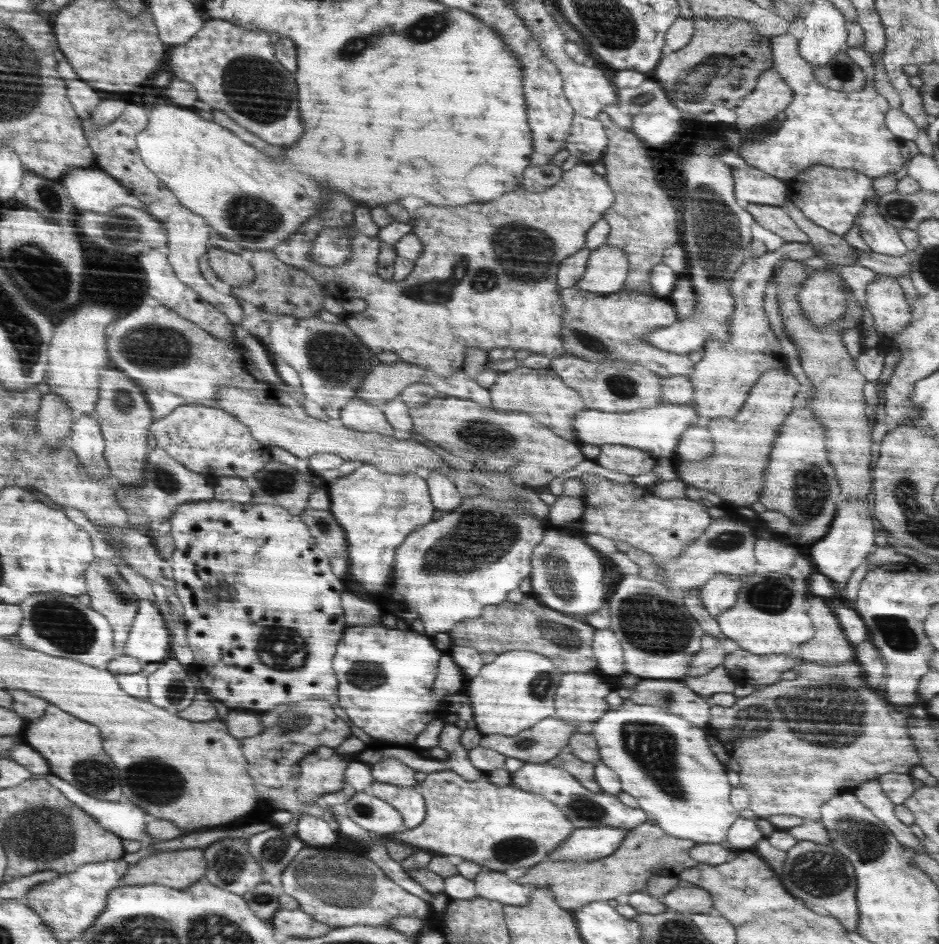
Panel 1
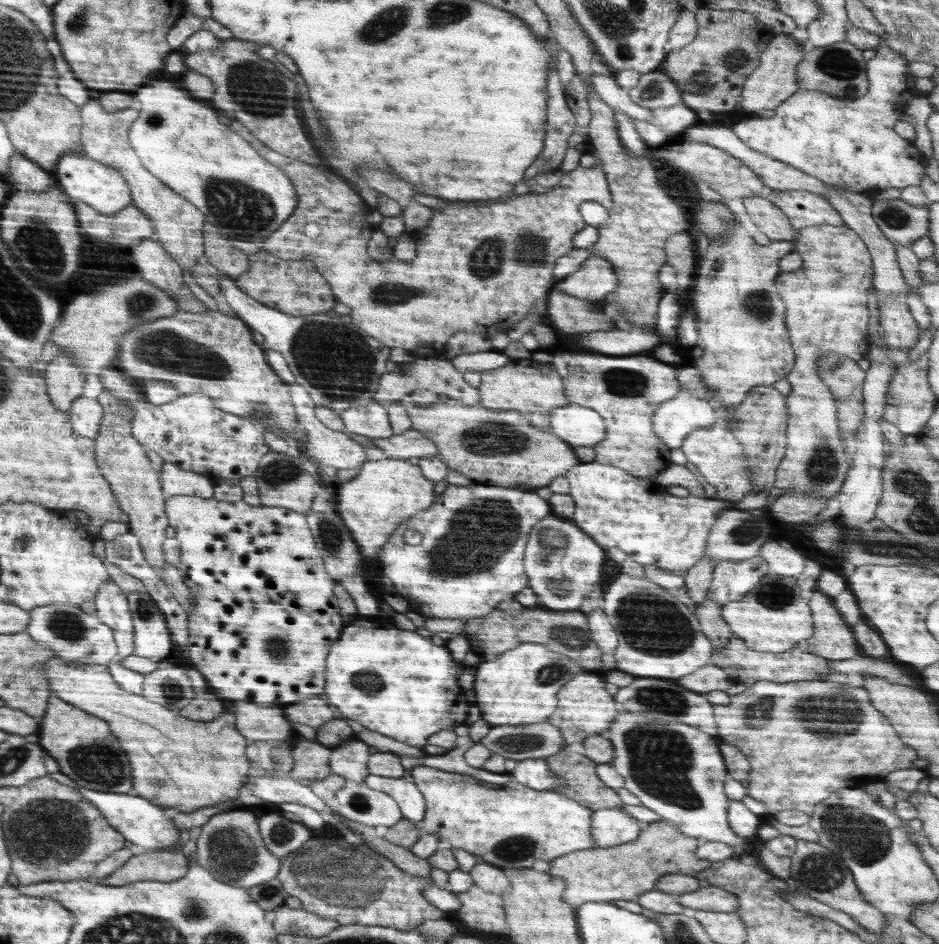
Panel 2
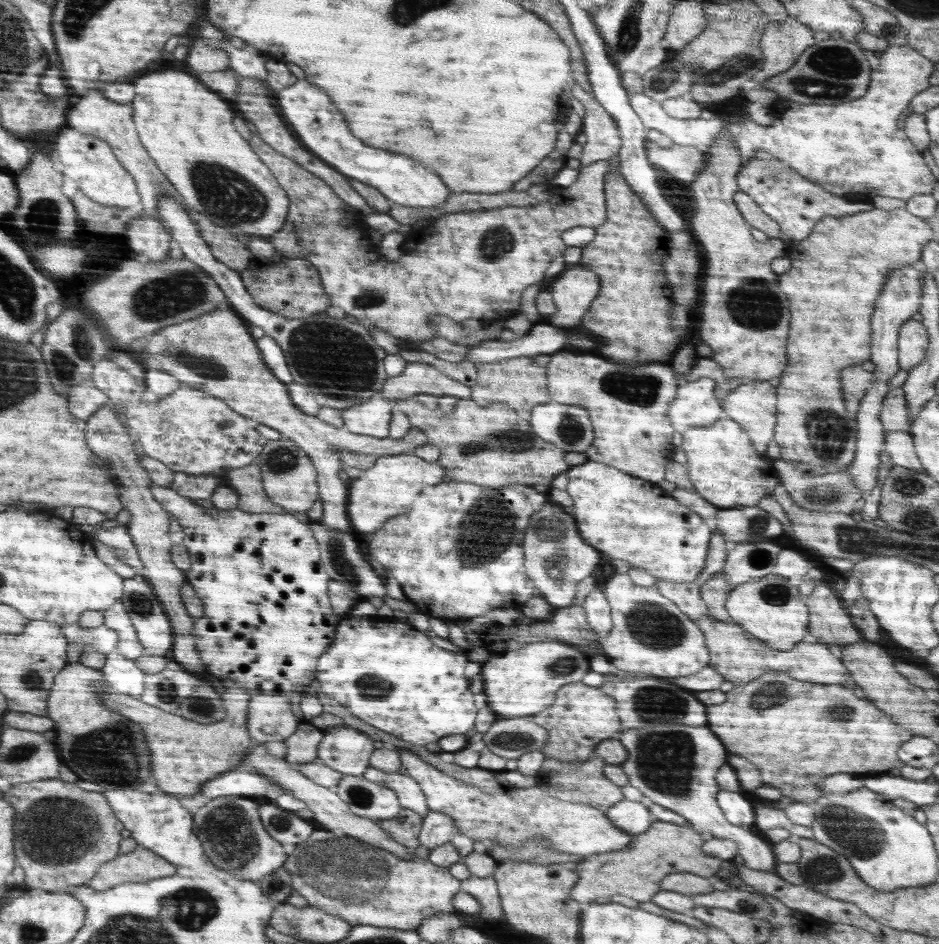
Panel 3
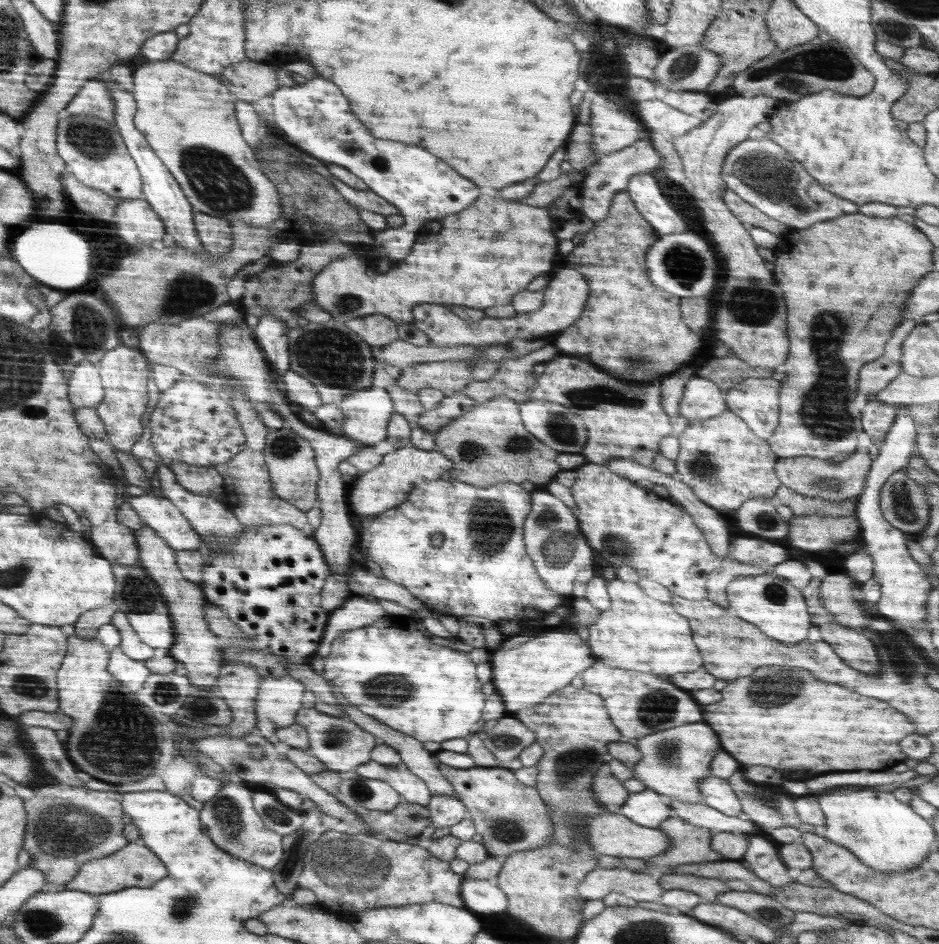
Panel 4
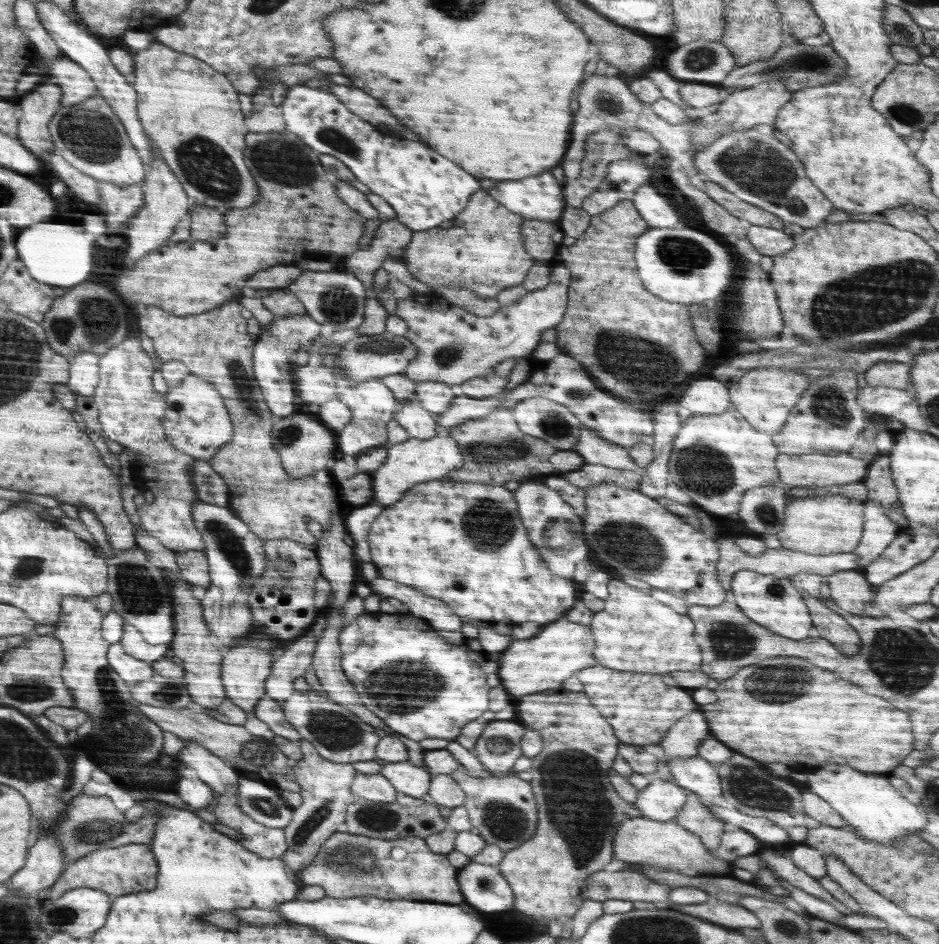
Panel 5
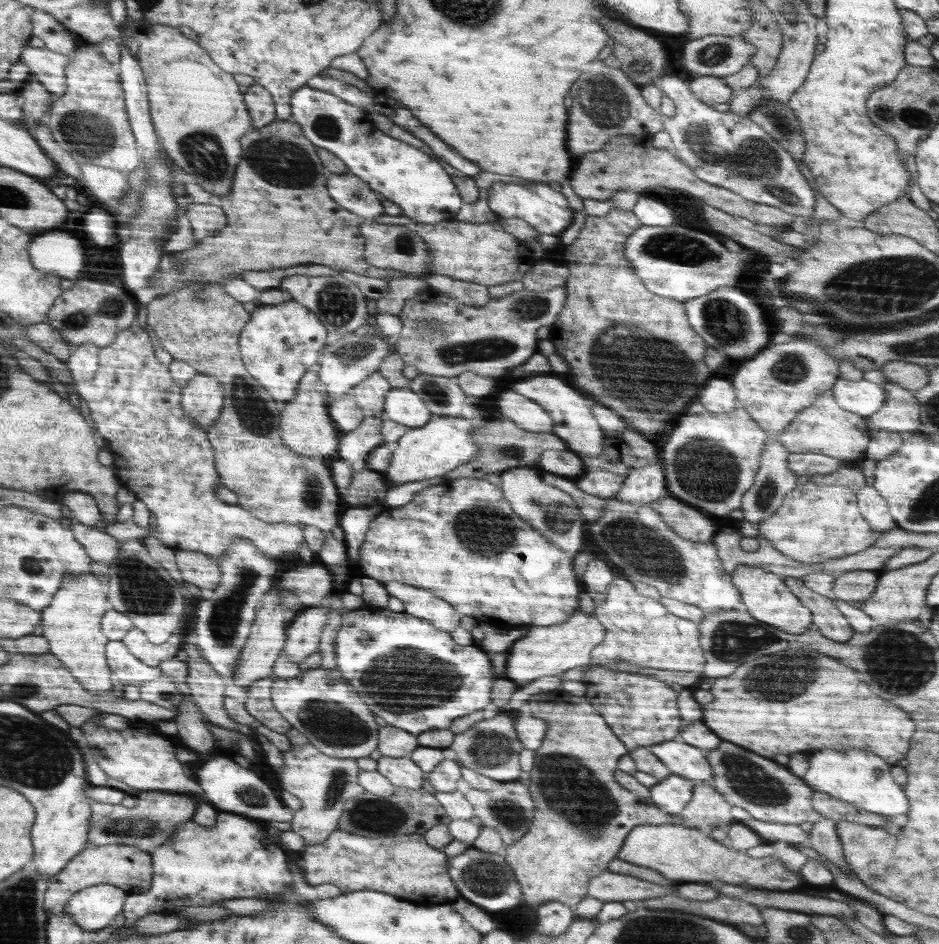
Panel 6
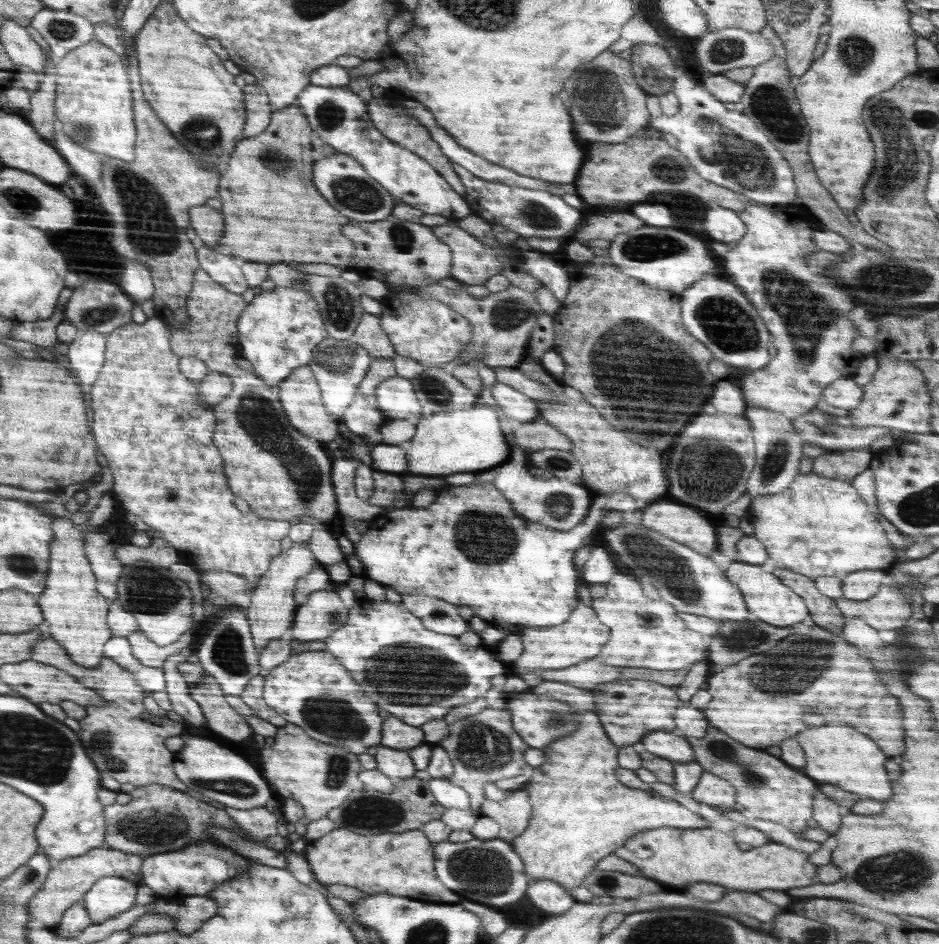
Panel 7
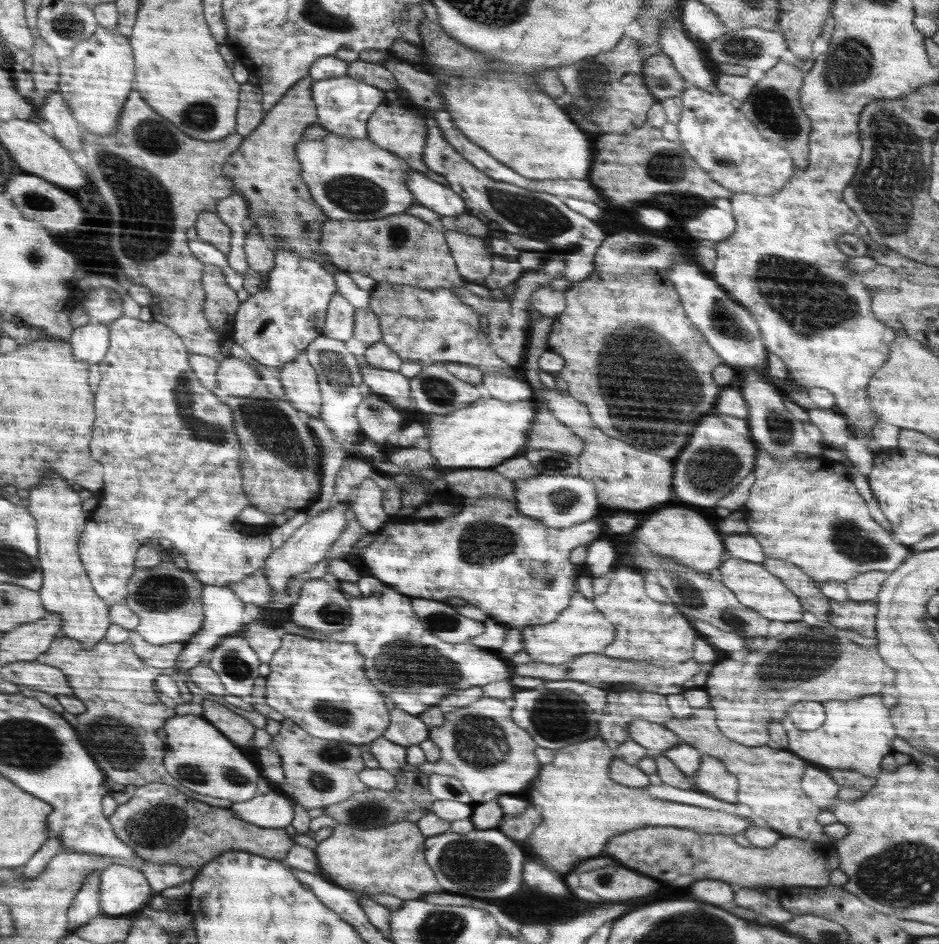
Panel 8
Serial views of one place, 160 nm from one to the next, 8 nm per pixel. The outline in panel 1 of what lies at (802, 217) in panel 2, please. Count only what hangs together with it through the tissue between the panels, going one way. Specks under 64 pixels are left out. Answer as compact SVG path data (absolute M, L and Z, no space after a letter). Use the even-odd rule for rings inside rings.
M813 164L799 176L787 180L785 186L787 198L803 212L806 219L843 238L852 229L865 199L873 194L872 181L872 178L855 170Z

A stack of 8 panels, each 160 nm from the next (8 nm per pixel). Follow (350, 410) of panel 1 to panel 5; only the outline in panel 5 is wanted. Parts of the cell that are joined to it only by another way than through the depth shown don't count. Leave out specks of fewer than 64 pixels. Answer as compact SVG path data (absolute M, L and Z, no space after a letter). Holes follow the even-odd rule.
M379 378L370 379L352 388L348 388L344 392L344 402L348 408L352 408L352 412L356 412L351 422L344 427L338 436L338 444L342 454L358 457L364 452L383 446L390 442L387 440L387 424L394 418L394 412L398 407L397 399L394 397L391 388L388 388Z

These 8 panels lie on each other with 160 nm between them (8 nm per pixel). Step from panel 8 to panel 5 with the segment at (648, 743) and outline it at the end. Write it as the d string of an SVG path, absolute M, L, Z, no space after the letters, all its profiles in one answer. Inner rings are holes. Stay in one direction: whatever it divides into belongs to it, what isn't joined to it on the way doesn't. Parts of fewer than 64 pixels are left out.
M674 758L668 762L675 783L690 792L695 792L702 802L710 802L723 796L716 764L702 758Z

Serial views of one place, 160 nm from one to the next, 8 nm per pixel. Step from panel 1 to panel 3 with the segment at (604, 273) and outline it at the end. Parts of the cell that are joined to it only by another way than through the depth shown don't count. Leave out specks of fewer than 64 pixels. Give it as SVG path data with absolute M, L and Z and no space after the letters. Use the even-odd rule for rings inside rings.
M576 265L563 270L552 282L550 294L553 296L556 312L543 322L559 329L576 328L588 306L600 292L600 280L592 270Z

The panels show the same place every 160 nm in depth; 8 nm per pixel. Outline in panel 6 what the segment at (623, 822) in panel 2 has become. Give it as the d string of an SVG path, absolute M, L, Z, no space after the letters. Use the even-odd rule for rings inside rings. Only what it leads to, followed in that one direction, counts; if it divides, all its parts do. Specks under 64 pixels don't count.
M671 774L652 786L648 802L662 812L678 816L690 802L694 785L687 778Z

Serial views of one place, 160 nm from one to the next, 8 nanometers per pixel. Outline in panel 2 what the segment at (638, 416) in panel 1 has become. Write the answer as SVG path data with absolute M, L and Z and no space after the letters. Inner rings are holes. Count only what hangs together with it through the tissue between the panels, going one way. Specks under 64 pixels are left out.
M690 391L660 403L653 414L653 427L661 441L668 448L678 448L686 434L700 426L712 426L716 422L715 407L698 398ZM568 403L549 412L549 432L572 447L594 446L604 434L605 421L595 411Z

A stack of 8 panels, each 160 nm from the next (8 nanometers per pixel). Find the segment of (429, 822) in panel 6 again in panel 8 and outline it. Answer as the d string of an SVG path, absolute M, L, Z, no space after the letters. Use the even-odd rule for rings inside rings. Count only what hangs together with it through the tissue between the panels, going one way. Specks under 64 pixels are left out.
M394 772L396 786L389 791L369 788L364 792L352 795L342 803L324 807L324 814L331 816L338 824L347 824L353 829L368 830L402 821L415 823L422 815L431 812L432 803L436 800L428 790L429 776L422 772Z

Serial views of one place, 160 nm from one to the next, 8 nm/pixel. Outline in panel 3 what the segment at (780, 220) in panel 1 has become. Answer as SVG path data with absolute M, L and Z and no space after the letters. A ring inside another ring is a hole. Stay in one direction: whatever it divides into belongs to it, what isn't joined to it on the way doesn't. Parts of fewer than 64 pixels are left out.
M738 191L733 196L733 199L744 221L751 228L756 228L756 230L764 232L769 239L781 238L781 231L777 222L768 217L752 198Z

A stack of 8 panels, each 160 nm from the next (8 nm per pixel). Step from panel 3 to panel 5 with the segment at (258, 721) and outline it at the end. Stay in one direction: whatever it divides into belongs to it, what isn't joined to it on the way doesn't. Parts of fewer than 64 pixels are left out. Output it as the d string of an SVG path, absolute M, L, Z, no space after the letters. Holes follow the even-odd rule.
M308 630L286 645L284 652L274 661L271 676L266 680L266 695L278 706L284 706L284 701L293 696L294 679L303 677L311 668L315 643L313 631Z

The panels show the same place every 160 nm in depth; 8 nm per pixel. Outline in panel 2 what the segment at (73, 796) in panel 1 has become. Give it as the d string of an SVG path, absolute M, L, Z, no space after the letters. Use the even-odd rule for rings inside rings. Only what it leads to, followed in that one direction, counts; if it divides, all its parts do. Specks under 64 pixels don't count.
M86 785L76 787L81 795L89 800L104 816L106 820L132 845L141 846L147 850L171 848L180 840L181 830L174 825L174 821L164 815L164 807L156 806L148 799L128 793L115 793L110 790L89 789Z

